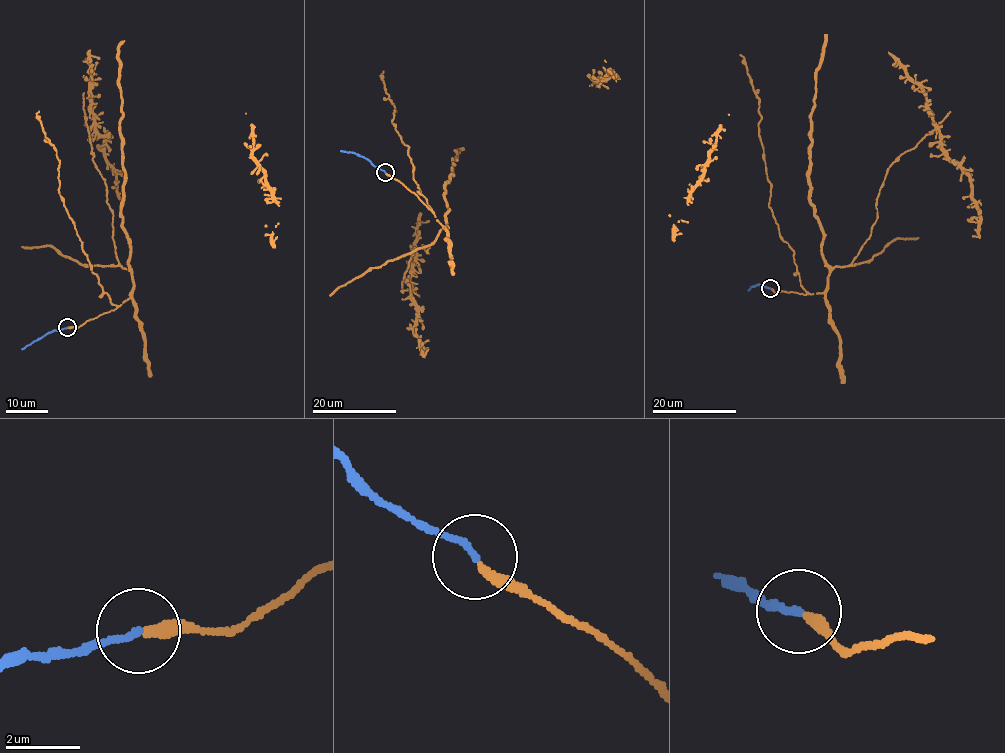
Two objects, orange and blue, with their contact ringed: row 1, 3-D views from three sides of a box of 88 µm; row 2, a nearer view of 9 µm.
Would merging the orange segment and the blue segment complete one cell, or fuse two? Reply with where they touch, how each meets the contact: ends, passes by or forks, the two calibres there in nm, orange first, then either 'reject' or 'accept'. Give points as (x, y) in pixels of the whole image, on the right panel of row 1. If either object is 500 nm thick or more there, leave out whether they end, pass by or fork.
place (770, 288); orange ends; blue ends; calibres 300 and 170 nm; accept

